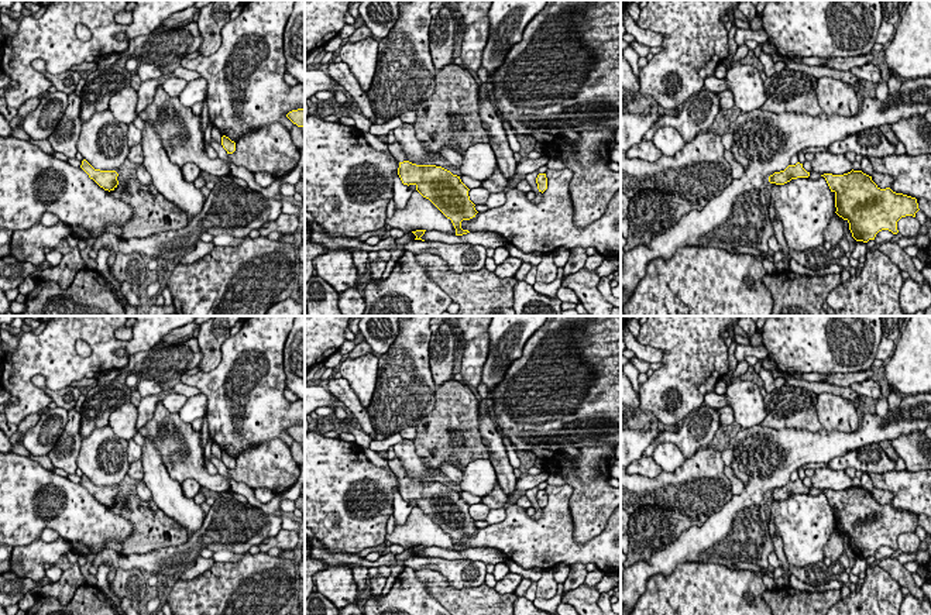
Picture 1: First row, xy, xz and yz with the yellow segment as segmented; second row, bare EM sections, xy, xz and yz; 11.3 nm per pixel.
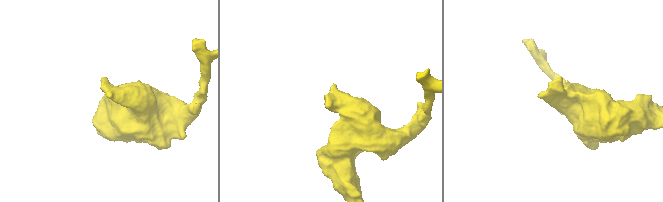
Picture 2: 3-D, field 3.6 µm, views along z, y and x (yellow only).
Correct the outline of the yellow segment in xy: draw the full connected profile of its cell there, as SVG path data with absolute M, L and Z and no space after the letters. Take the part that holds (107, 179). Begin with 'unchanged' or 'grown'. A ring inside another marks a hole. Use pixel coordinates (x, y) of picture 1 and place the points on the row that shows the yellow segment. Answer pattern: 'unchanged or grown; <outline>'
unchanged; M86 159L82 161L80 168L104 190L114 190L118 185L118 173L116 171L95 169Z

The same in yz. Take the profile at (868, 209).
unchanged; M862 171L844 175L824 173L831 192L835 193L836 214L849 223L856 241L875 240L882 230L897 234L897 221L920 210L915 197L880 189L872 176Z

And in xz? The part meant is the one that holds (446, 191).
grown; M395 141L388 144L389 152L399 162L398 175L403 185L415 185L416 190L429 199L447 219L451 220L456 236L470 233L461 229L463 220L470 220L478 213L470 200L468 188L460 176L436 165L416 165L406 159L402 145Z

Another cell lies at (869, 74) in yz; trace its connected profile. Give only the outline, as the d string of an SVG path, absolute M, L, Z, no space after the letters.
M872 62L865 63L862 66L856 66L851 69L852 75L855 75L859 80L868 85L879 85L882 82L880 69Z

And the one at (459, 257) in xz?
M412 240L403 247L413 254L430 252L439 255L453 272L470 272L484 268L487 248L477 244L447 244L440 241Z

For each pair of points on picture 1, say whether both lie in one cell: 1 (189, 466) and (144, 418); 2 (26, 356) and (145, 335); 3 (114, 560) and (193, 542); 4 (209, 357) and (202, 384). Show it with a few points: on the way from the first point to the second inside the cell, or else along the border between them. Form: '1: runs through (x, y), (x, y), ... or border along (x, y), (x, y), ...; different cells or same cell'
1: border along (160, 399), (154, 415), (138, 430); different cells
2: runs through (55, 358), (59, 363), (93, 363), (116, 344); same cell
3: runs through (134, 562), (167, 562), (174, 559); same cell
4: border along (222, 344), (222, 360), (212, 370), (202, 373); different cells

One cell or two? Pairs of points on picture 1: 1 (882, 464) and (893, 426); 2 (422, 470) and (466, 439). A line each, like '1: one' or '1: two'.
1: two
2: two

